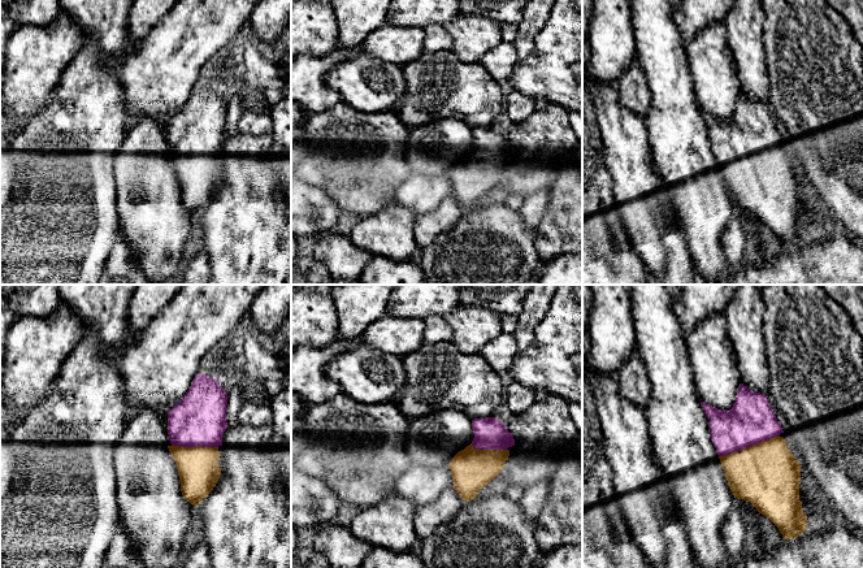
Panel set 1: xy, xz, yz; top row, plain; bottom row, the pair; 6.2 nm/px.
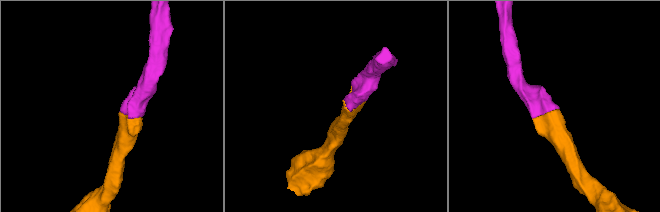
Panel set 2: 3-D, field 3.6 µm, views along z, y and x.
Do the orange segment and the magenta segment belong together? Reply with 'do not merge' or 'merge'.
merge

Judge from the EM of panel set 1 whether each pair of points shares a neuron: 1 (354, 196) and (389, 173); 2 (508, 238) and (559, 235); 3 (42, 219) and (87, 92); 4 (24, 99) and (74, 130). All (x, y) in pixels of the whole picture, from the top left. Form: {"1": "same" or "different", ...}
{"1": "same", "2": "different", "3": "same", "4": "different"}

